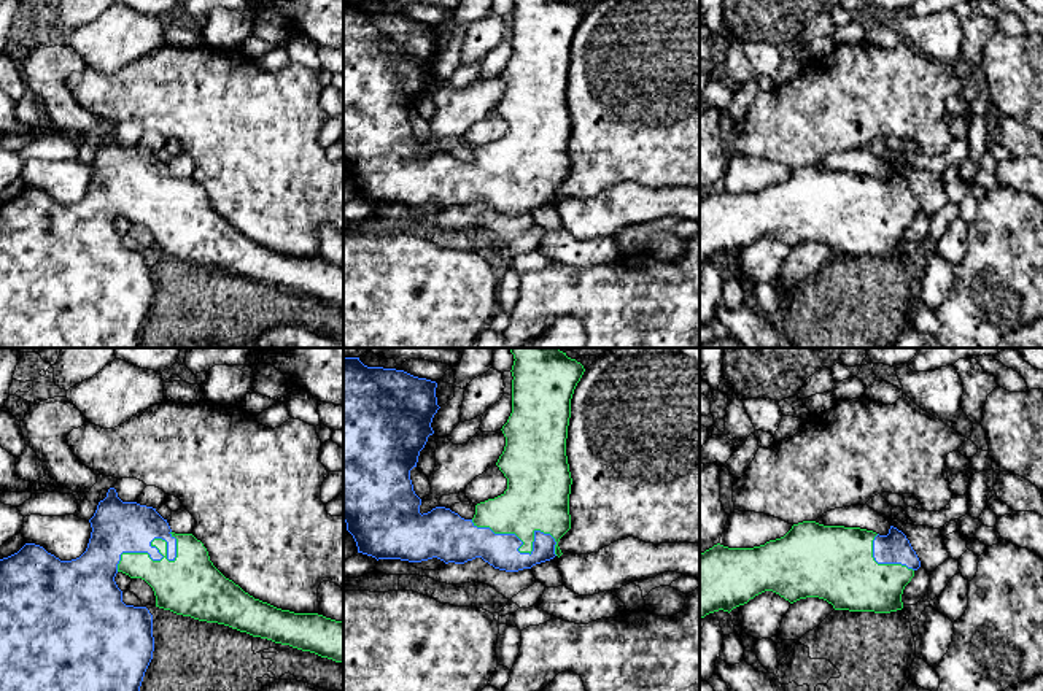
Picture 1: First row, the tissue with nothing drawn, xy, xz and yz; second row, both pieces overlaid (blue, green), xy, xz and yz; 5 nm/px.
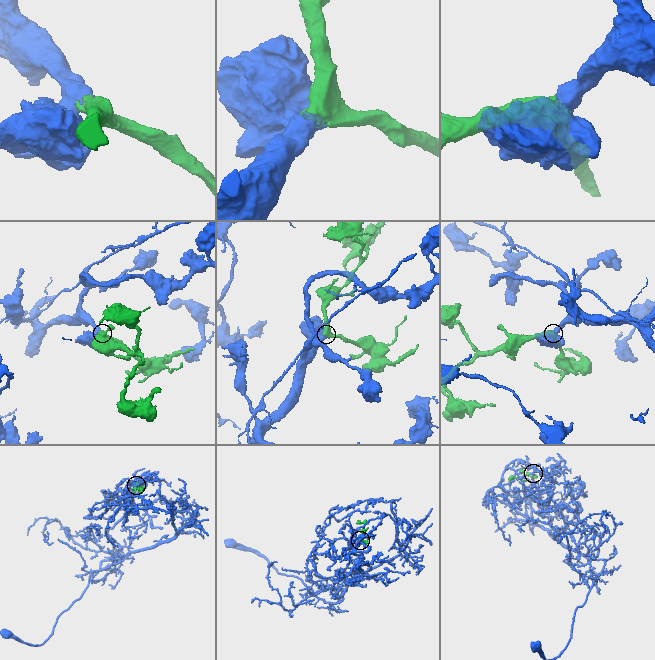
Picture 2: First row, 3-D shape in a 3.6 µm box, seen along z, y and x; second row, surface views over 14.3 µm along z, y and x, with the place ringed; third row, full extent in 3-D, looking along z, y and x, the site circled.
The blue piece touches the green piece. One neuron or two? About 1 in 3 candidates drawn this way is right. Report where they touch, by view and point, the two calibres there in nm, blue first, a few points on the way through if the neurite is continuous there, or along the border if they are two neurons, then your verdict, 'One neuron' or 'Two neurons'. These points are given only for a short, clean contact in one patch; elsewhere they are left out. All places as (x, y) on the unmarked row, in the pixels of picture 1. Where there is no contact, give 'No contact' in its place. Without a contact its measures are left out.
Touches blue at xy (148, 197). Thickness 260 nm (blue) against 280 nm. One neuron

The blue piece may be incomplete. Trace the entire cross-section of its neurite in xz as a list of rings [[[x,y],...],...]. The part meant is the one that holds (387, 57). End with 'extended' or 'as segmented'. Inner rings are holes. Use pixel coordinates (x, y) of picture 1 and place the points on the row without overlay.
[[[343,0],[343,165],[353,180],[358,197],[378,203],[421,207],[432,202],[445,208],[464,208],[482,202],[494,213],[518,216],[561,200],[560,183],[571,173],[571,116],[566,100],[571,43],[585,13],[568,0],[514,0],[512,57],[502,70],[506,91],[496,110],[507,122],[507,133],[475,149],[472,164],[464,164],[445,151],[420,157],[421,143],[415,138],[410,114],[420,95],[434,78],[431,67],[437,54],[437,27],[404,14],[367,11],[359,2]]]; extended

